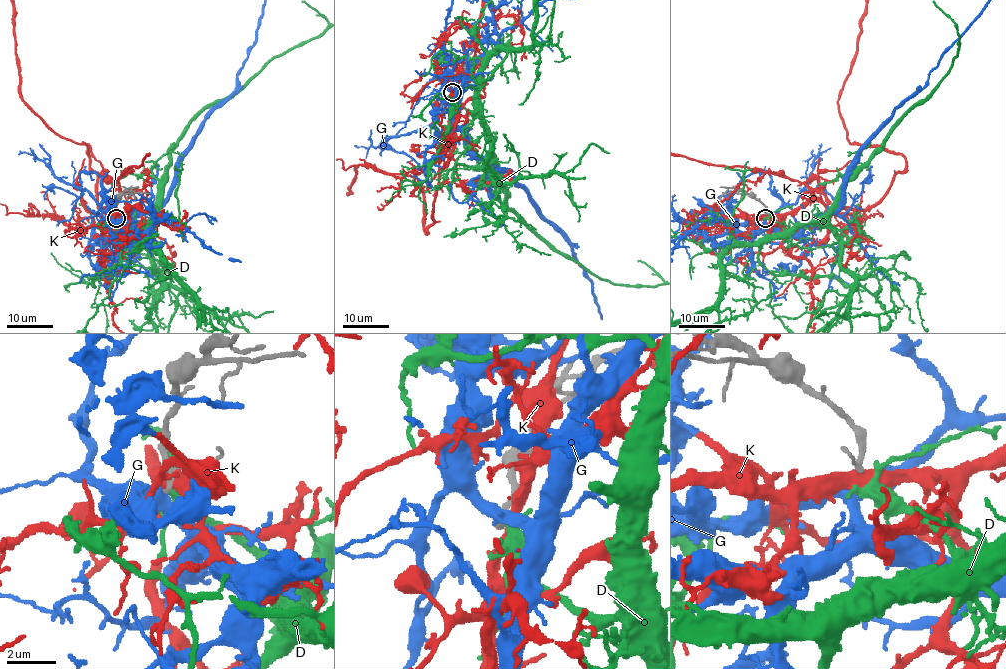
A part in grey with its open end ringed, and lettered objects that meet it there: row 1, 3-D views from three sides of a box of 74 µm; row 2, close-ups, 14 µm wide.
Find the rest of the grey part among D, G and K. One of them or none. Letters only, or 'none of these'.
none of these

